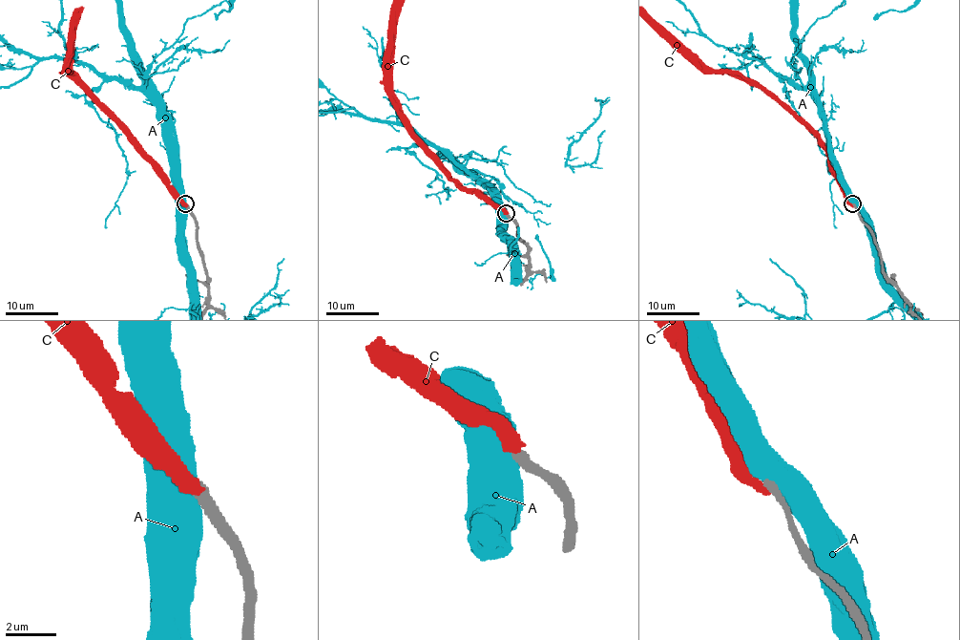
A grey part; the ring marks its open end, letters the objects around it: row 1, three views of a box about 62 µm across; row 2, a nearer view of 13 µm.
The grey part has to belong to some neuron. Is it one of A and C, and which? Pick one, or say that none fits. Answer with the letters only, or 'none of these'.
none of these

